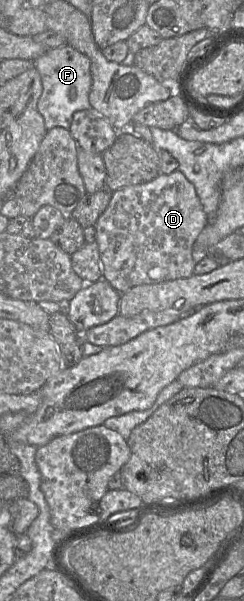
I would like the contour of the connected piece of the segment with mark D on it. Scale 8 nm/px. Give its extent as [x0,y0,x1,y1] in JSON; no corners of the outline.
[94,170,208,293]

